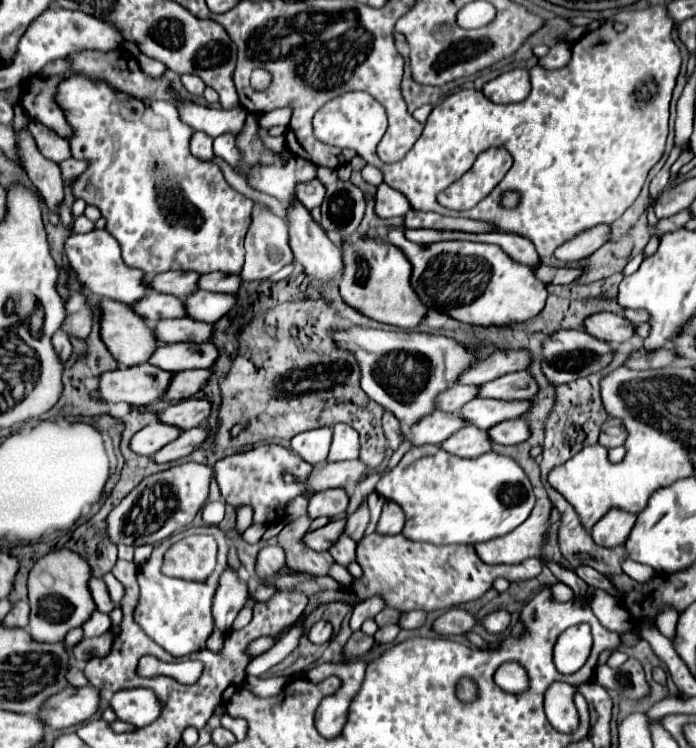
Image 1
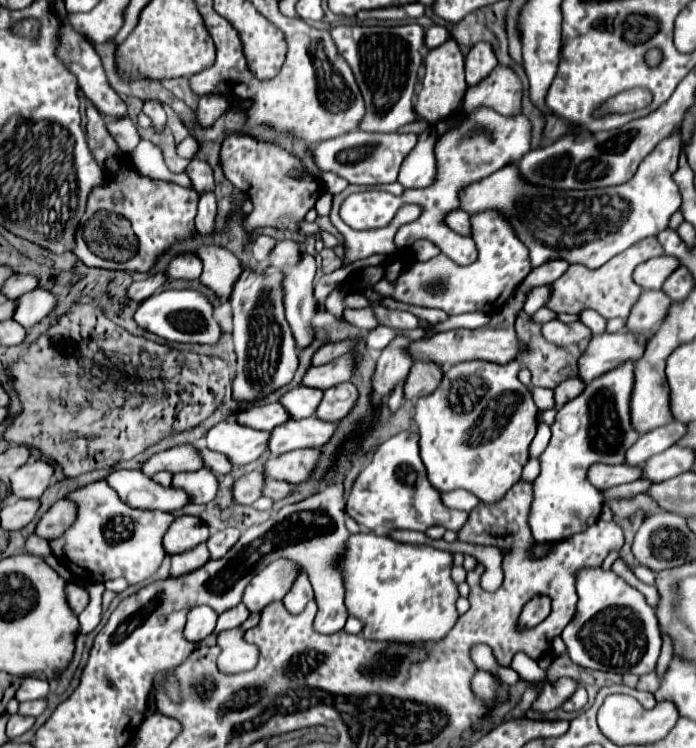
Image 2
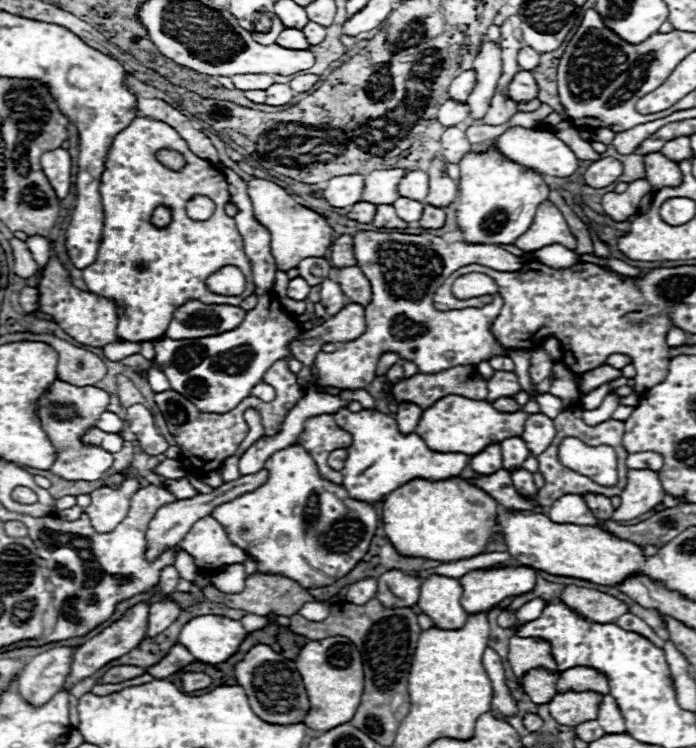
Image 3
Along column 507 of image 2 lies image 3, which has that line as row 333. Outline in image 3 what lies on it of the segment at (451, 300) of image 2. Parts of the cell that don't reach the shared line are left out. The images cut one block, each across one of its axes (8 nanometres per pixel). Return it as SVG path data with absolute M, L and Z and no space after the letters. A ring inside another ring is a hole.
M230 196L230 202L236 204L238 214L234 216L238 232L244 240L246 256L252 264L252 278L258 292L258 308L250 310L244 322L224 334L208 336L208 338L192 338L192 340L172 340L160 338L154 340L156 358L164 374L170 380L170 388L186 396L198 410L210 414L222 414L234 410L244 398L250 396L252 388L262 382L266 370L282 358L290 358L290 342L304 332L298 324L296 316L288 312L272 294L274 278L276 278L276 264L270 254L270 234L264 226L254 220L252 204L248 196Z

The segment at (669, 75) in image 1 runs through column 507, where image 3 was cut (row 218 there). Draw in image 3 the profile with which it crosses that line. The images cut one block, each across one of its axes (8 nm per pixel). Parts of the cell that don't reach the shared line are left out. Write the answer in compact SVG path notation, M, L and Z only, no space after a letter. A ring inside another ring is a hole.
M136 118L126 130L122 130L116 140L112 142L108 156L104 160L104 172L100 178L100 194L102 194L102 206L104 206L104 236L102 244L98 248L96 262L84 268L84 282L90 292L98 296L110 296L116 300L118 305L119 322L117 335L120 339L129 342L152 342L158 340L166 334L166 328L172 320L174 308L180 308L186 304L186 300L202 300L204 304L234 304L240 306L240 302L254 294L254 282L252 282L252 268L250 262L244 254L244 244L242 238L236 230L234 218L226 216L224 206L230 202L230 192L226 178L220 170L212 168L210 162L198 158L192 154L186 146L186 142L178 136L178 132L160 122L160 120L146 120L146 118ZM158 148L174 148L180 150L188 158L188 168L174 172L164 168L154 152ZM194 196L208 196L210 200L216 202L216 212L208 220L192 220L186 214L186 202L192 200ZM156 206L170 206L172 208L172 224L164 230L158 230L152 226L150 216ZM232 264L242 270L246 276L246 290L242 296L214 296L212 292L206 290L206 278L220 270L222 266Z

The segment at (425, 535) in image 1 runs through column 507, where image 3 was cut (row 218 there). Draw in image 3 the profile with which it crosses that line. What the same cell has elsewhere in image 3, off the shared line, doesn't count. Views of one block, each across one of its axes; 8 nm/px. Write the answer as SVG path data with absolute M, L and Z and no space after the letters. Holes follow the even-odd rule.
M490 150L486 154L468 152L460 160L460 204L456 210L458 228L468 244L514 244L522 236L536 216L538 206L548 198L548 184L544 178L516 162L506 160L500 152Z

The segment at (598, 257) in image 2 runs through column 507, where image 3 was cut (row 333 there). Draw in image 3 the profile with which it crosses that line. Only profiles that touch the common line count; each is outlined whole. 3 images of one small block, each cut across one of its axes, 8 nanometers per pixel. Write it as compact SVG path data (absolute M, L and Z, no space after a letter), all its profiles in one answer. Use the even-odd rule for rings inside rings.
M192 300L174 312L166 336L172 340L214 336L218 332L236 328L244 320L244 316L246 312L238 306L206 306Z

